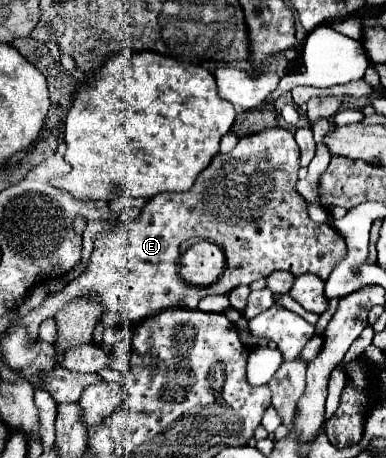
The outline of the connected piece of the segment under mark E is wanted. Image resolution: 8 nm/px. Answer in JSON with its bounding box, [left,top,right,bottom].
[23,128,343,338]

